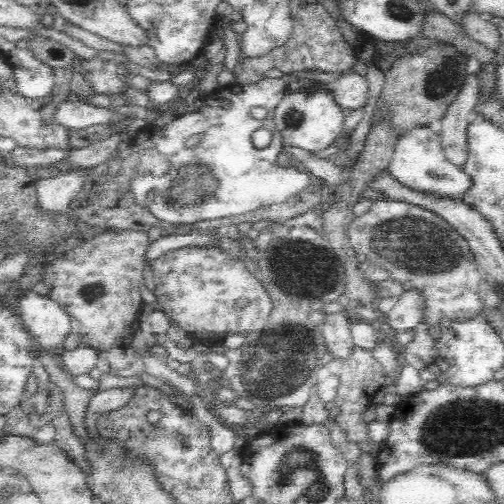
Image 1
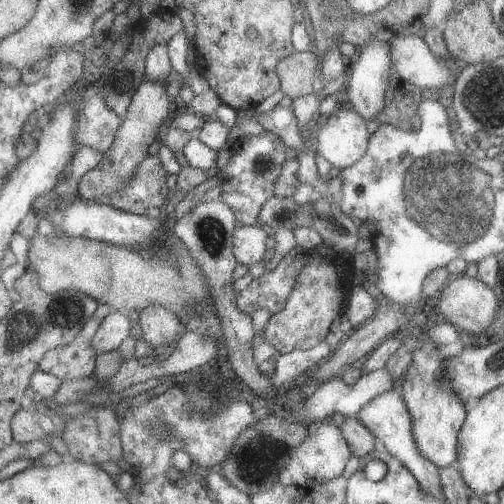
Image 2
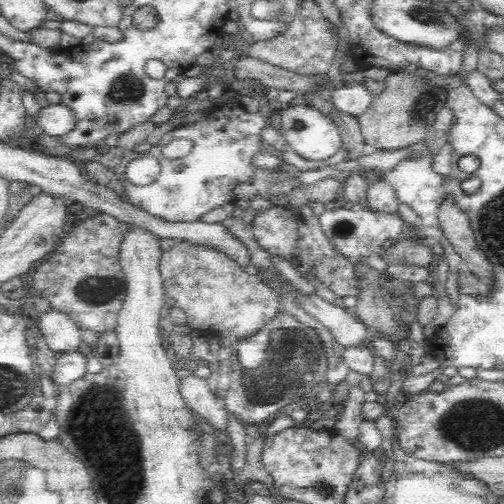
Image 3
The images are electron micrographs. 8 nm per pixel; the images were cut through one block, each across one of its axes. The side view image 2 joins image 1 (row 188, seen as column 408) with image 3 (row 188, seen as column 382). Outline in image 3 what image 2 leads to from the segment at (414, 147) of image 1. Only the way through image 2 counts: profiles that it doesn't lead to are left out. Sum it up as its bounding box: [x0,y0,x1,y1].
[388,152,446,226]

